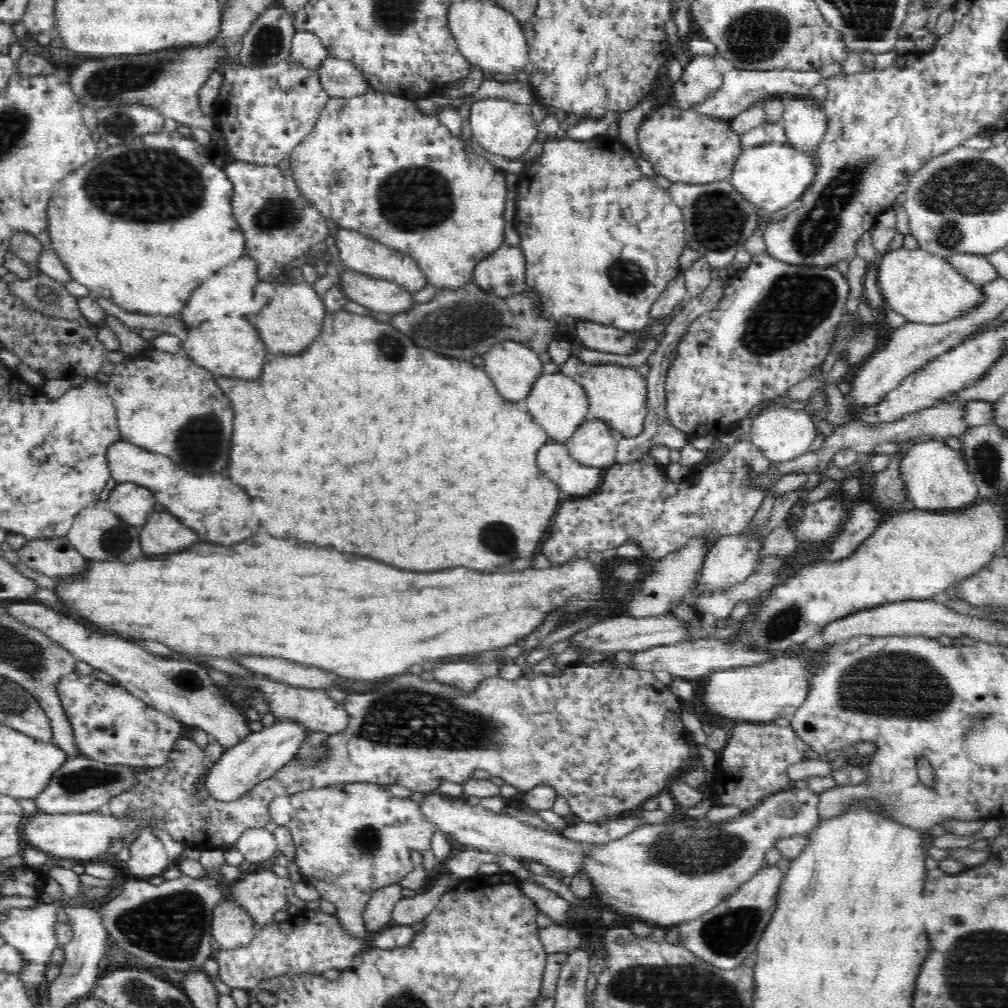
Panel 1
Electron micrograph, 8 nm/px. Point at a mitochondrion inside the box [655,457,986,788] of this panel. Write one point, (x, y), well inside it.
(892, 683)

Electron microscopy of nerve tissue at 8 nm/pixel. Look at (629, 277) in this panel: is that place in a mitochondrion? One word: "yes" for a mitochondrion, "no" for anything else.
yes

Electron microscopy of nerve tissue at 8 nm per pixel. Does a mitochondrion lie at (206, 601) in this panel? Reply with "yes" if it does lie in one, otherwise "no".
no

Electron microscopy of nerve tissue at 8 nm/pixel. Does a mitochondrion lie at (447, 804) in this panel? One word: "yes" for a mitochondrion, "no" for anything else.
no

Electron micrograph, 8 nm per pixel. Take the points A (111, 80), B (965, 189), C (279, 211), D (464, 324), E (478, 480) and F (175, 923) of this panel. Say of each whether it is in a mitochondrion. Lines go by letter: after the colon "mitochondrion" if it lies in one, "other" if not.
A: mitochondrion
B: mitochondrion
C: mitochondrion
D: mitochondrion
E: other
F: mitochondrion

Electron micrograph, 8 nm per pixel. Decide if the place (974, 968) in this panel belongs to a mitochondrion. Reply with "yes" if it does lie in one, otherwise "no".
yes

